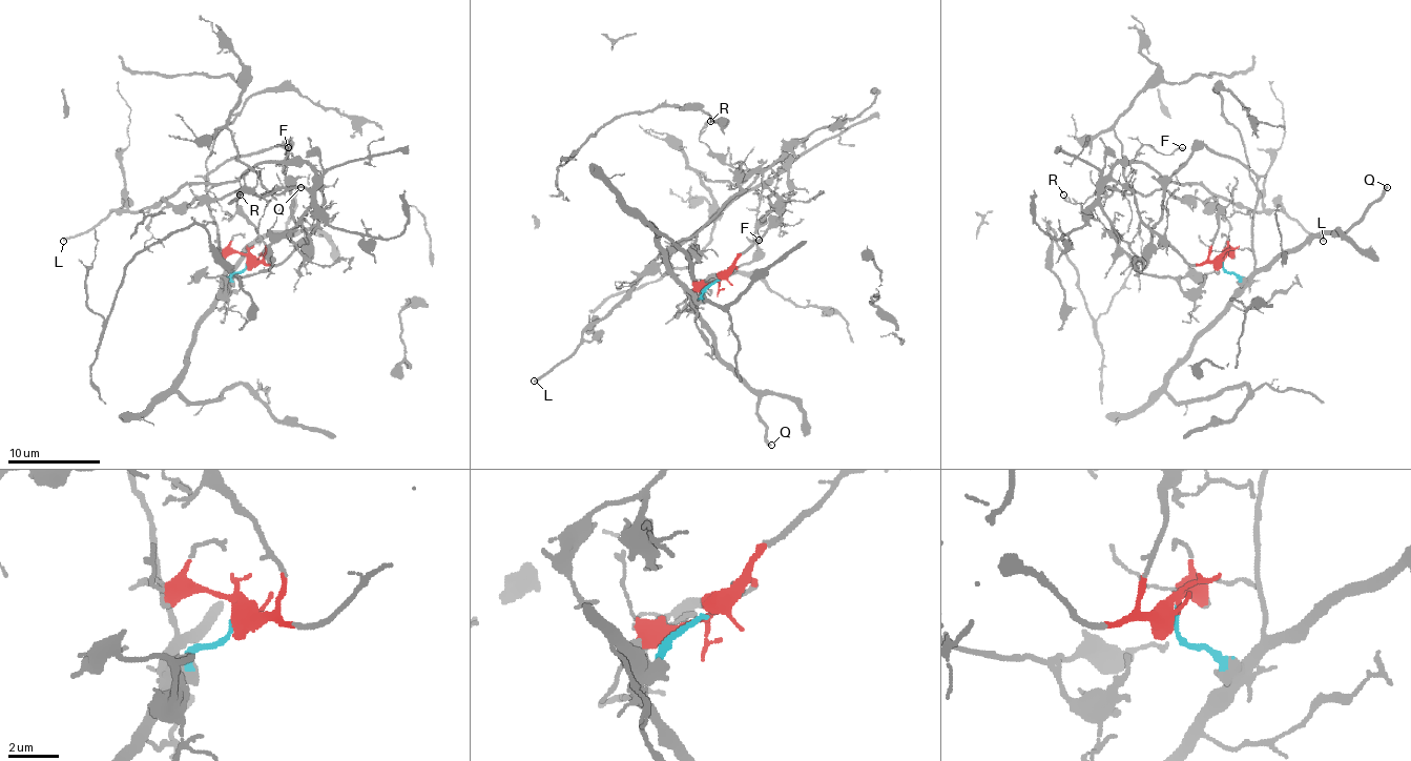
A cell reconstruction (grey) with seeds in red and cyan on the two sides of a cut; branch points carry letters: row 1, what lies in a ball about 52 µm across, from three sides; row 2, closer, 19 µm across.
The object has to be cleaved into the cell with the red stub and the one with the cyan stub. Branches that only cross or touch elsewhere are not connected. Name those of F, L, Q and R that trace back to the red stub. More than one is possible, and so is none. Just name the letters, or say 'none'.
F, L, R

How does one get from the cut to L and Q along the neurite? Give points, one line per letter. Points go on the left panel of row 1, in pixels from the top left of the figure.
L: (248, 262), (278, 265), (313, 230), (322, 188), (306, 163), (255, 163), (232, 182), (184, 184), (64, 242)
Q: (248, 262), (232, 276), (225, 276), (265, 237), (287, 232), (294, 193), (302, 186)

